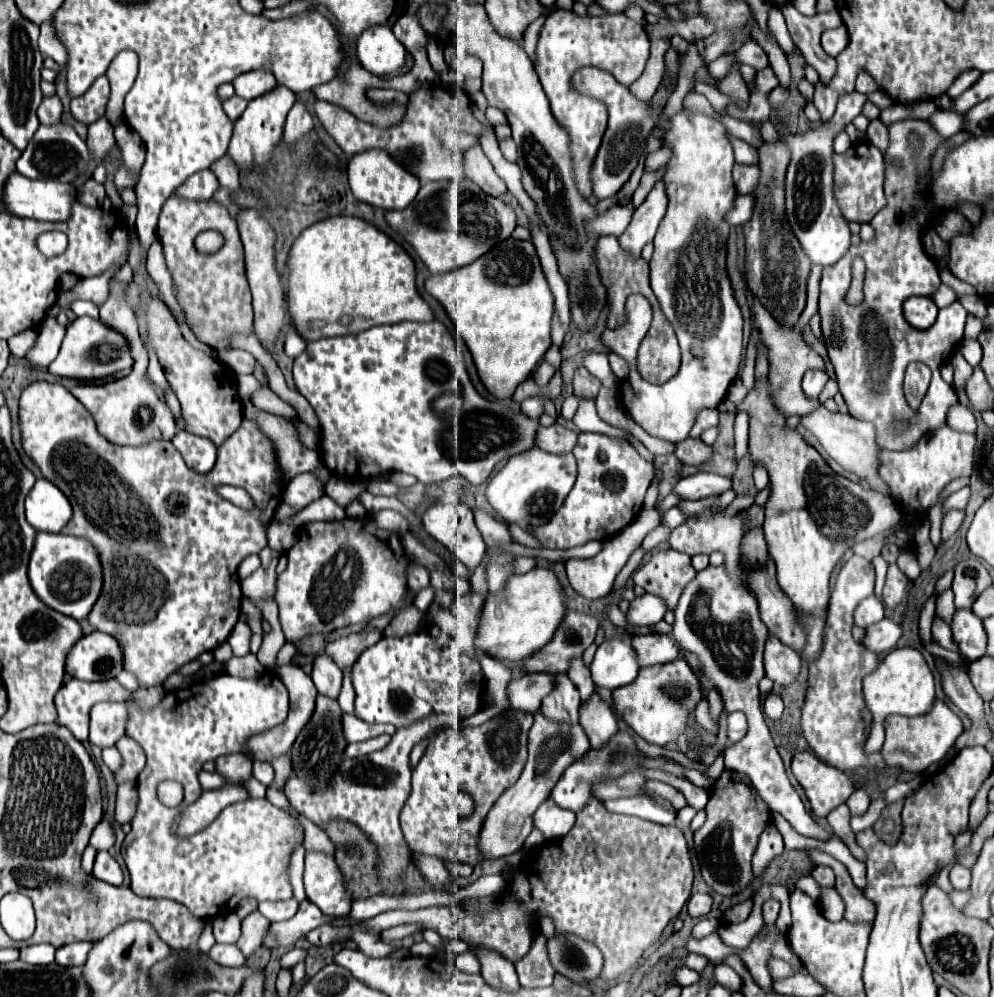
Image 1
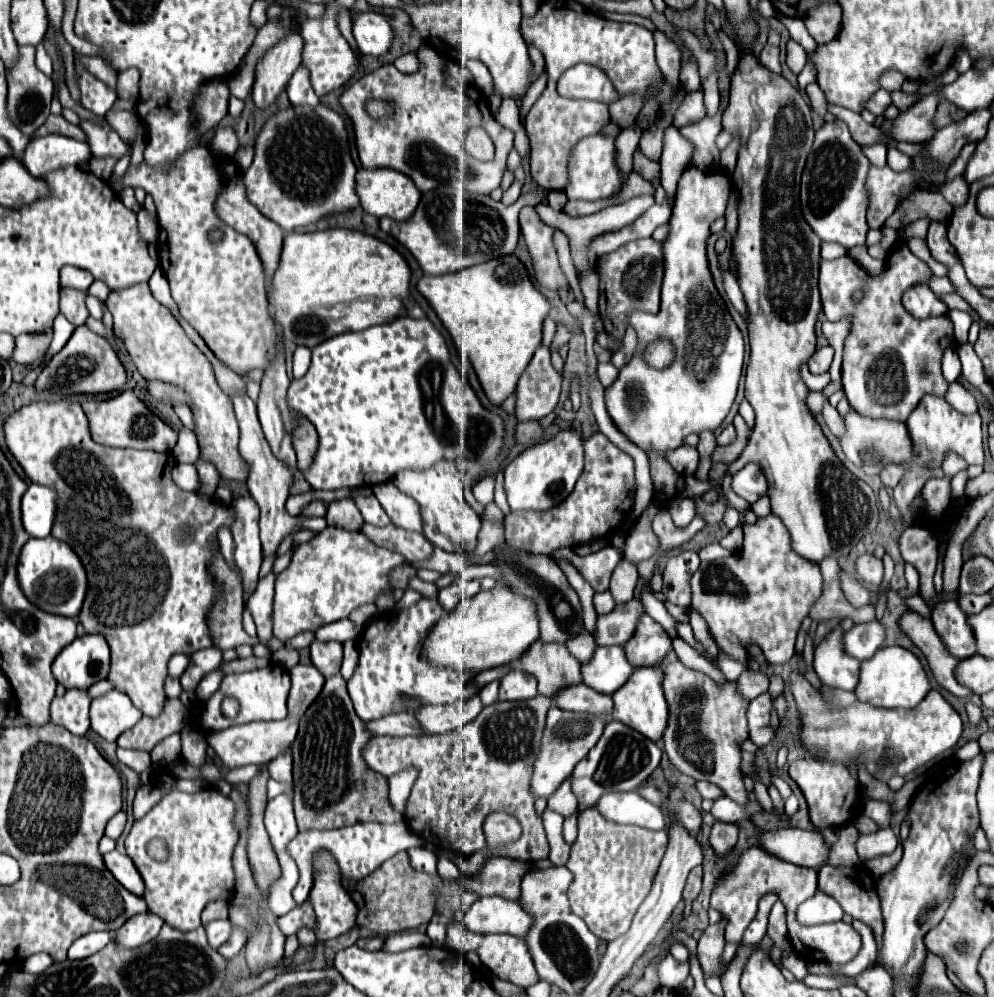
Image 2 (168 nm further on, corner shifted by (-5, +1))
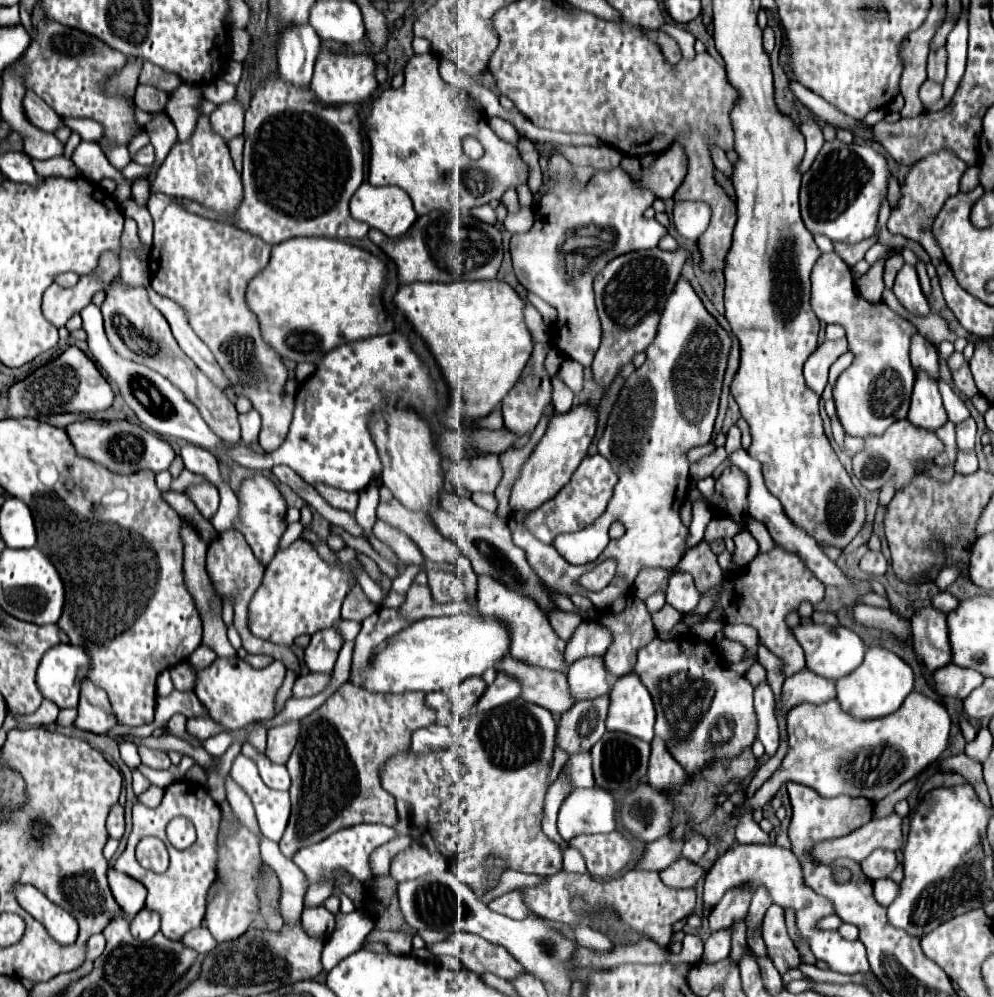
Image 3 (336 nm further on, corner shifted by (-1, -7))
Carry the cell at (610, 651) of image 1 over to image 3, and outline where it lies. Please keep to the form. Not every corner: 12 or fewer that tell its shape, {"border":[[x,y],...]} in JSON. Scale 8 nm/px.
{"border":[[581,658],[567,670],[569,692],[589,700],[611,690],[603,658]]}

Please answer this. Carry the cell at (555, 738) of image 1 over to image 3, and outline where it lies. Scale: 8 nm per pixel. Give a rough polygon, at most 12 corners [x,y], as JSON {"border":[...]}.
{"border":[[609,696],[575,702],[557,746],[589,750],[605,734]]}

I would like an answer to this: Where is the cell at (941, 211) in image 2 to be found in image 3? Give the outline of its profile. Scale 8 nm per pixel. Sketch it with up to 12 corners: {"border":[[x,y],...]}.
{"border":[[877,236],[861,244],[833,244],[833,250],[855,266],[877,242]]}

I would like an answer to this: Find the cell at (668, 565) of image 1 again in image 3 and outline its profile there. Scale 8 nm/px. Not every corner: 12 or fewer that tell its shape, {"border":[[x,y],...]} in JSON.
{"border":[[673,572],[667,588],[667,604],[689,614],[701,594],[693,576]]}

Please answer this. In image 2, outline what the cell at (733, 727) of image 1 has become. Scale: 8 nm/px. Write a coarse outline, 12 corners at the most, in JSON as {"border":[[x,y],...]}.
{"border":[[761,694],[747,708],[749,738],[763,748],[769,728],[771,696]]}

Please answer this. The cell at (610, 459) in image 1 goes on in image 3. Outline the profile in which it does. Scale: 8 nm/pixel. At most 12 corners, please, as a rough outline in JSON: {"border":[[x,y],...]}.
{"border":[[601,454],[587,456],[525,524],[541,542],[593,524],[617,484]]}

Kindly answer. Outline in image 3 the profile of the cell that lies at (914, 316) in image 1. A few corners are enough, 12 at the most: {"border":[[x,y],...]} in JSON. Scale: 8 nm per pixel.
{"border":[[905,264],[893,292],[913,314],[929,314],[915,266]]}

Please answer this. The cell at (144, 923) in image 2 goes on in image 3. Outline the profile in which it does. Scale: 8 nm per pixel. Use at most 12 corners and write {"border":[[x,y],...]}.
{"border":[[143,908],[131,920],[131,934],[149,940],[161,928],[157,912]]}

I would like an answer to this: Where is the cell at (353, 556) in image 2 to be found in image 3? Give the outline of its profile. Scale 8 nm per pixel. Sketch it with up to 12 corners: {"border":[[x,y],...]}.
{"border":[[305,538],[277,550],[249,630],[293,644],[341,620],[353,548],[329,566]]}

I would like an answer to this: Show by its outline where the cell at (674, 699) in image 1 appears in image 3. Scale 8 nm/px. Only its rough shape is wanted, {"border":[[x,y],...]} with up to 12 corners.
{"border":[[637,674],[615,680],[607,730],[653,740],[655,708]]}

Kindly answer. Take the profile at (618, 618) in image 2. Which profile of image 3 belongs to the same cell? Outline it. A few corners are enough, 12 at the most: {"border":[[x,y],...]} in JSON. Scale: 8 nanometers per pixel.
{"border":[[583,620],[565,646],[565,662],[603,656],[611,632]]}

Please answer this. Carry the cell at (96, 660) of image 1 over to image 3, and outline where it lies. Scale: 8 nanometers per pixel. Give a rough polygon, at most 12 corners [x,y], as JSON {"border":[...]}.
{"border":[[49,648],[37,688],[59,710],[77,708],[89,656]]}

